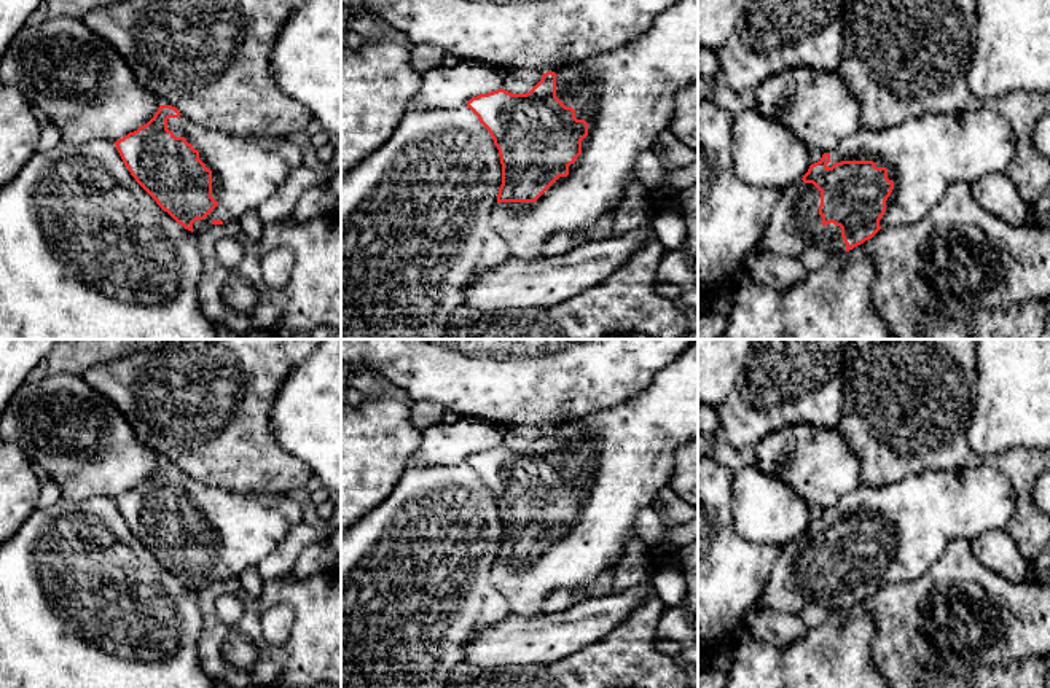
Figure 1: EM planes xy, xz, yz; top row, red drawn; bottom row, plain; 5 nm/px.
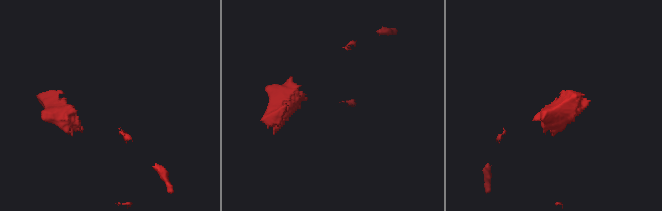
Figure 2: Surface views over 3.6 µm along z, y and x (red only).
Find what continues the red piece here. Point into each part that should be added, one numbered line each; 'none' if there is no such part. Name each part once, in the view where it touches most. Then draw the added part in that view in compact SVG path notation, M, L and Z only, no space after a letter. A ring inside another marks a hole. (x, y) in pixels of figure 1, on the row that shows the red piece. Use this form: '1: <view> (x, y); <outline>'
1: xz (626, 96); M677 0L669 10L658 14L652 27L641 37L634 38L629 45L601 53L597 56L590 56L582 61L566 64L556 70L556 97L566 105L575 110L577 119L585 119L588 123L588 135L582 140L582 154L569 166L569 175L559 177L535 202L499 202L489 215L491 228L507 242L510 256L515 260L537 261L543 260L545 240L556 233L574 233L582 234L593 228L596 221L617 209L625 197L626 188L634 177L634 166L641 153L648 151L655 143L656 137L668 131L669 123L674 115L674 97L688 84L698 81L698 0Z

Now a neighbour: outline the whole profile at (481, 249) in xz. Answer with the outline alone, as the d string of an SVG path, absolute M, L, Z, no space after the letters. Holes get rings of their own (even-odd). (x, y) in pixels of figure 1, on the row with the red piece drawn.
M467 105L432 110L408 108L389 140L341 177L341 339L441 339L453 312L465 306L467 287L483 272L511 258L507 242L489 223L500 185L499 150L488 129Z

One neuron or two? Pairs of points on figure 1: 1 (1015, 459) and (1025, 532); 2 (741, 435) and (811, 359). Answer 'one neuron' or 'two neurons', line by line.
1: one neuron
2: one neuron

